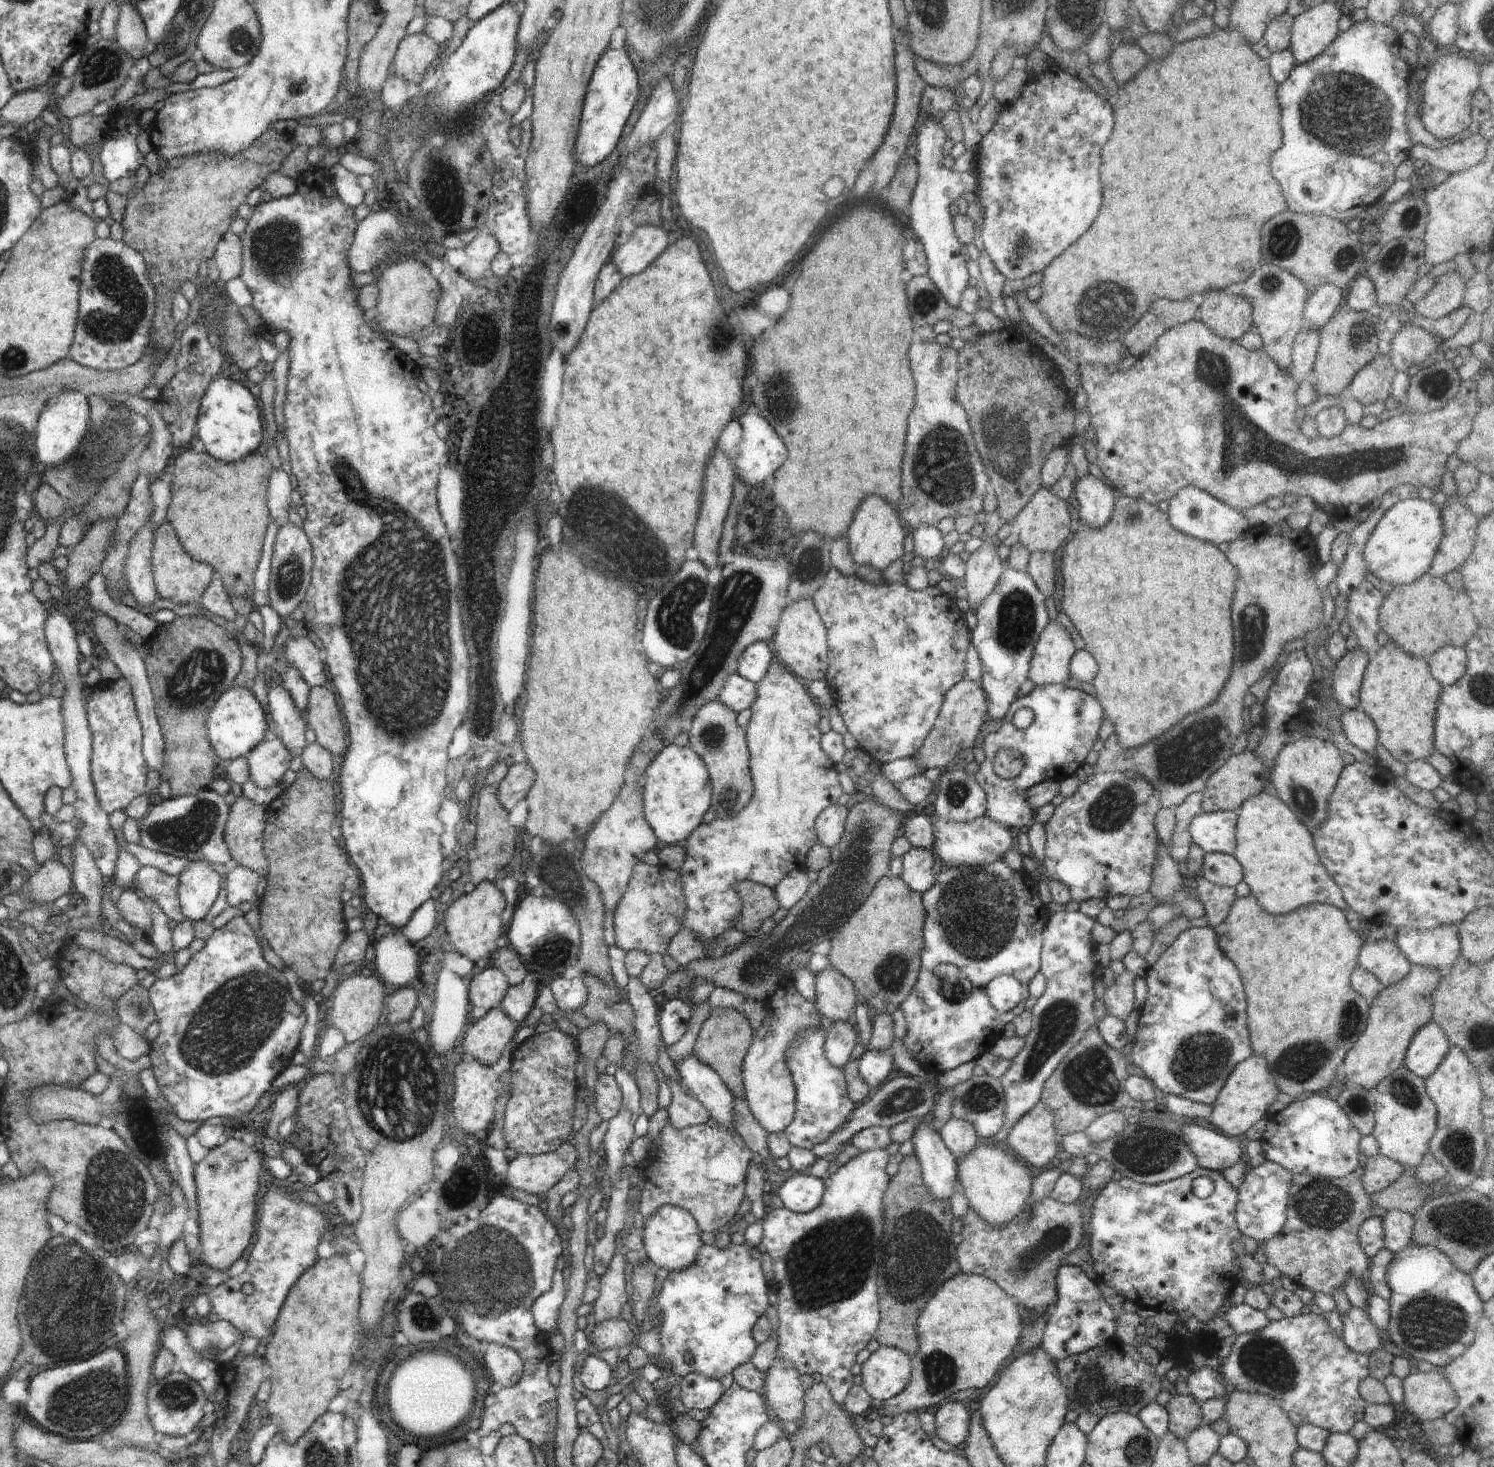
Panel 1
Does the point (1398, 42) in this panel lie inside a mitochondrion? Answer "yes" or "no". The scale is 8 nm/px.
no

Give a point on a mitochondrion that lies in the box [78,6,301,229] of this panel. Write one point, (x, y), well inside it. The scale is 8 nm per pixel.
(241, 41)

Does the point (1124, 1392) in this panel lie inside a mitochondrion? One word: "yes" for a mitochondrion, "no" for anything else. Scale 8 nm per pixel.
yes

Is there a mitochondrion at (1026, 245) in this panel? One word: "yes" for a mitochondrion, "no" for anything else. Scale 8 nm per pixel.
yes

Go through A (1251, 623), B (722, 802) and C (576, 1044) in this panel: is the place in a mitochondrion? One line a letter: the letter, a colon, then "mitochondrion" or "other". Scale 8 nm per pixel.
A: mitochondrion
B: mitochondrion
C: other

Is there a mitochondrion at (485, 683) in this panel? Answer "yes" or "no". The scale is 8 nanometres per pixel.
no

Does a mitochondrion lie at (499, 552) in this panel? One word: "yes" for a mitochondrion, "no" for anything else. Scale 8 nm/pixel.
no

